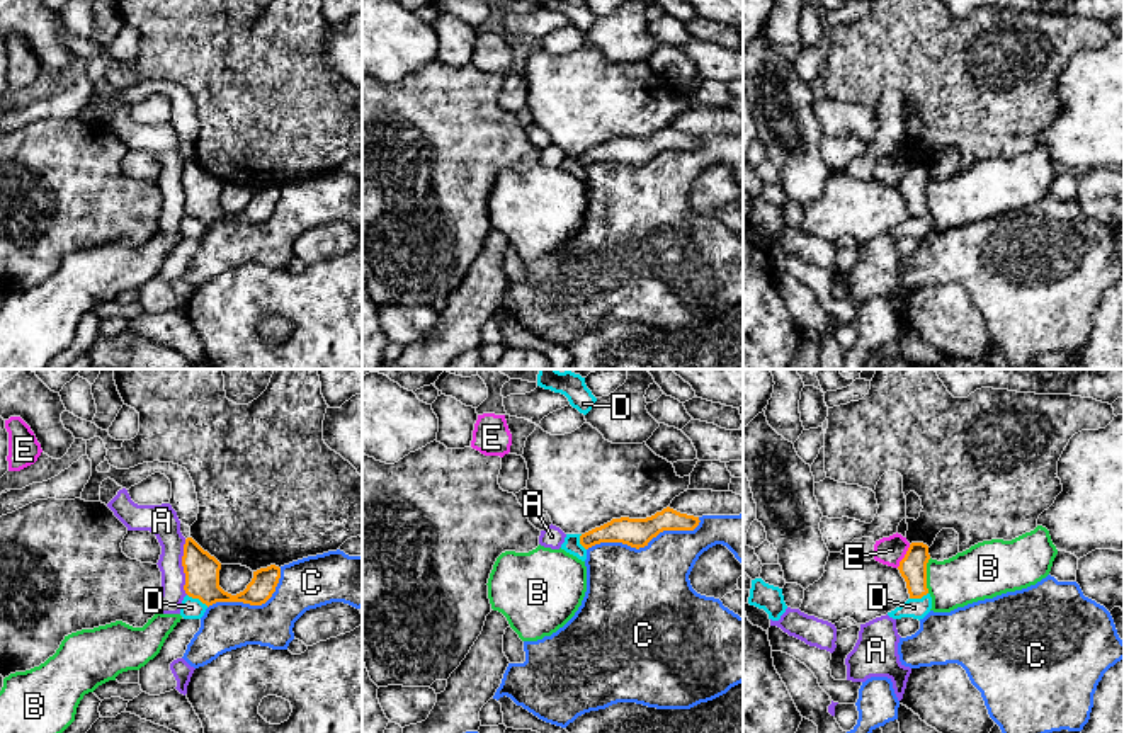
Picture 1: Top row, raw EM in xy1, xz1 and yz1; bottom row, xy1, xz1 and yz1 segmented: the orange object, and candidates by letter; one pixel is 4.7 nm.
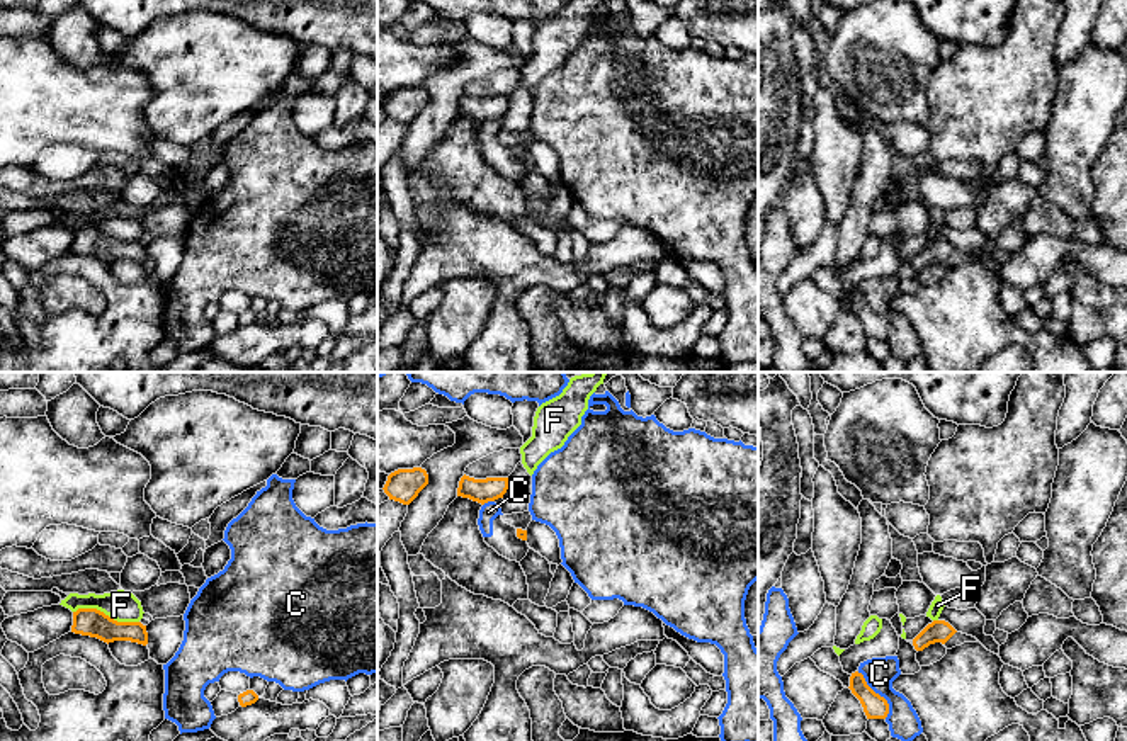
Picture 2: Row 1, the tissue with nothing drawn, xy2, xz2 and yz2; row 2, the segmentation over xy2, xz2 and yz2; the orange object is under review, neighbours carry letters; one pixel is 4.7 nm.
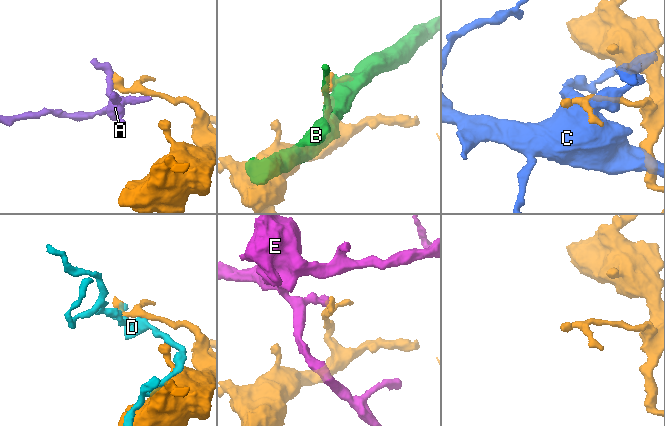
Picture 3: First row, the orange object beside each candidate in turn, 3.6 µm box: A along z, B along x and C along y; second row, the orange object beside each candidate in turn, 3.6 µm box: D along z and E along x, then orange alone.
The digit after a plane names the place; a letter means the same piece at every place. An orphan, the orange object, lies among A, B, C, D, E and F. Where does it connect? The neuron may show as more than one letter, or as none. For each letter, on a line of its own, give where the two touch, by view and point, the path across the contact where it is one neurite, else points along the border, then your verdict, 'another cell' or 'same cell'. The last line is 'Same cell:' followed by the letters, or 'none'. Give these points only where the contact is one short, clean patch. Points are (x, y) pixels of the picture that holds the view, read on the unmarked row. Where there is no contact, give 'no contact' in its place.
A: xy1 (182, 184) | along xy1 (184, 159), (182, 191), (187, 213) | another cell
B: yz1 (925, 194) | along yz1 (930, 177), (927, 182), (927, 211) | another cell
C: xz1 (643, 165) | another cell
D: xy1 (198, 216) | another cell
E: yz1 (905, 176) | along yz1 (910, 164), (896, 186) | another cell
F: xy2 (104, 233) | another cell
Same cell: none

